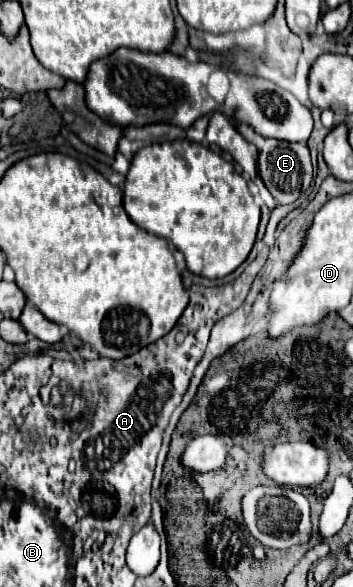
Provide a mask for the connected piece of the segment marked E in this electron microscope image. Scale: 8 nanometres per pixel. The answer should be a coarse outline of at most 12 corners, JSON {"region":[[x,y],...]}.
{"region":[[237,131],[259,149],[257,169],[279,205],[313,179],[307,143]]}

